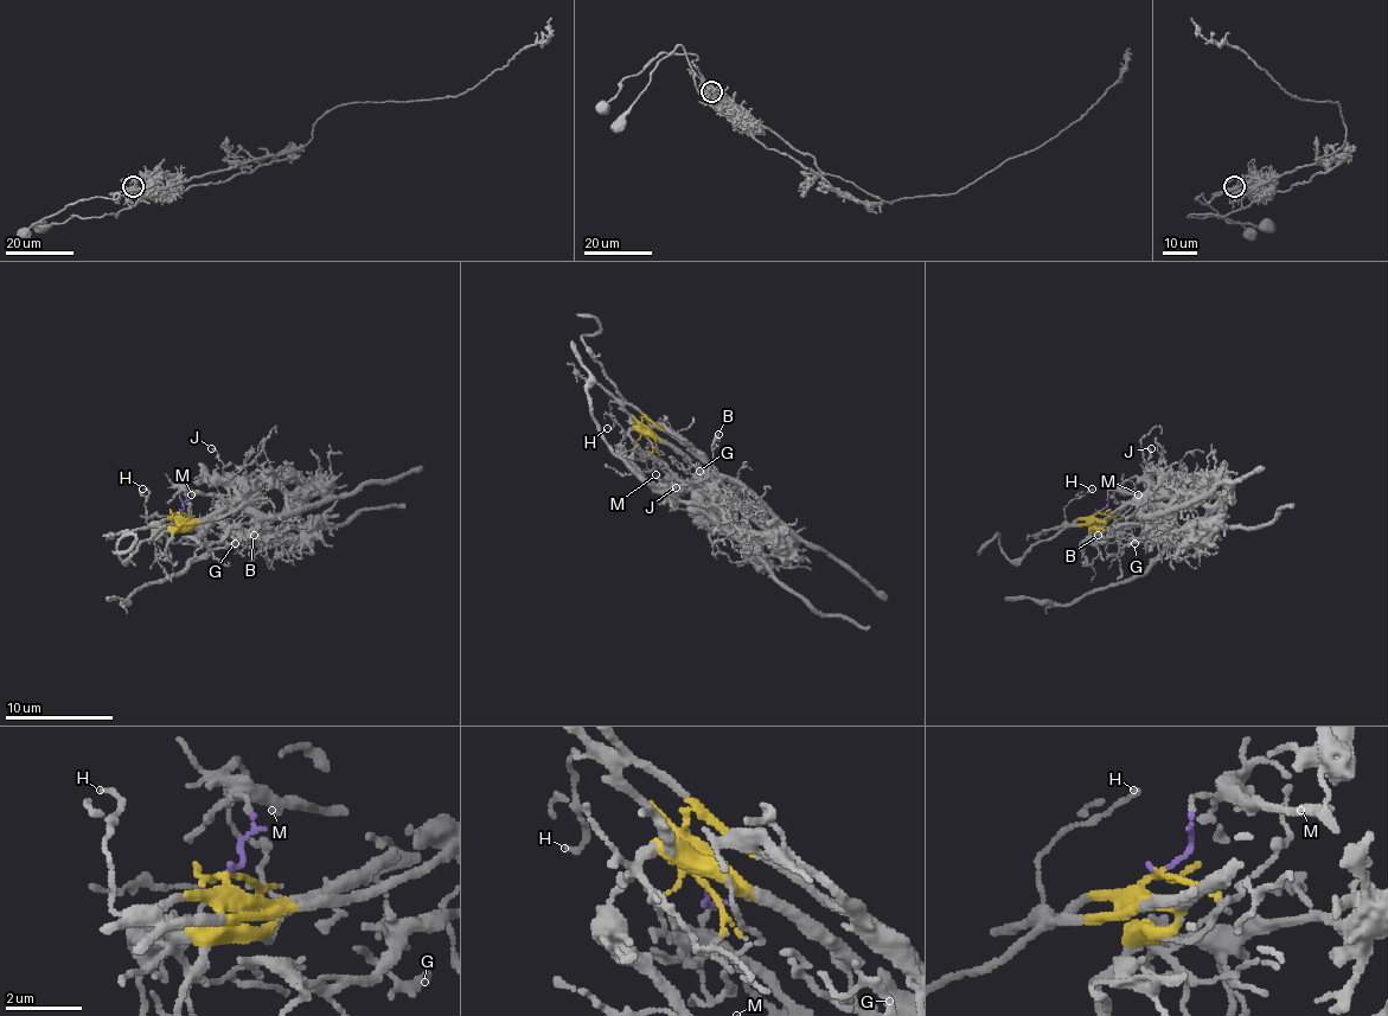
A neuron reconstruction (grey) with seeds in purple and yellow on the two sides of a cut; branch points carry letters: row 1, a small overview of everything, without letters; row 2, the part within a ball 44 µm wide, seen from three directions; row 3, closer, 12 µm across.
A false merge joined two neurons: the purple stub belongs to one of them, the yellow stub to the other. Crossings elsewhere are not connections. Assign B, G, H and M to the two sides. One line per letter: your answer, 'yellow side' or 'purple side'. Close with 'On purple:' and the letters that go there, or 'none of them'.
B: yellow side
G: purple side
H: yellow side
M: purple side
On purple: G, M

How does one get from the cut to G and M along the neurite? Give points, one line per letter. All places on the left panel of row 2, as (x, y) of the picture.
G: (179, 512), (186, 499), (184, 491), (213, 493), (230, 504), (219, 534), (228, 542), (235, 542)
M: (179, 512), (186, 499), (184, 491), (205, 496), (192, 493)

